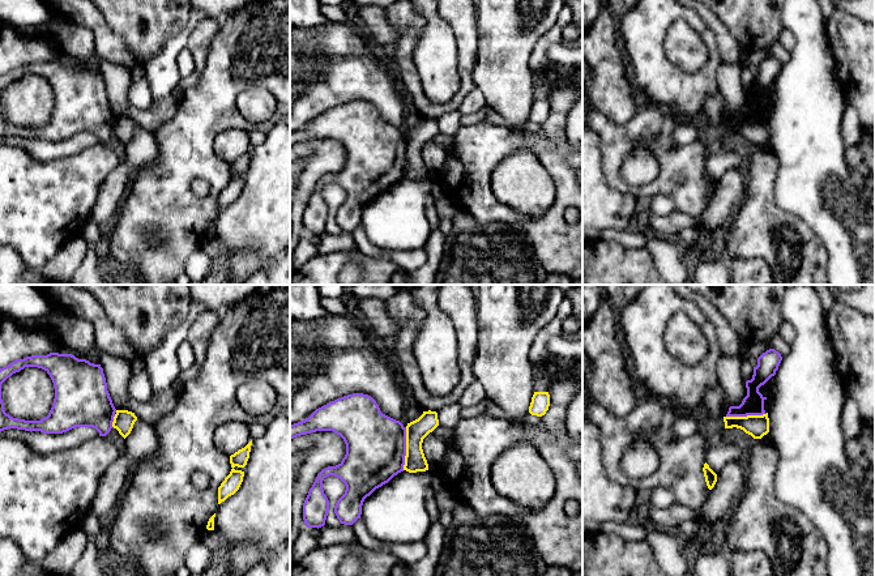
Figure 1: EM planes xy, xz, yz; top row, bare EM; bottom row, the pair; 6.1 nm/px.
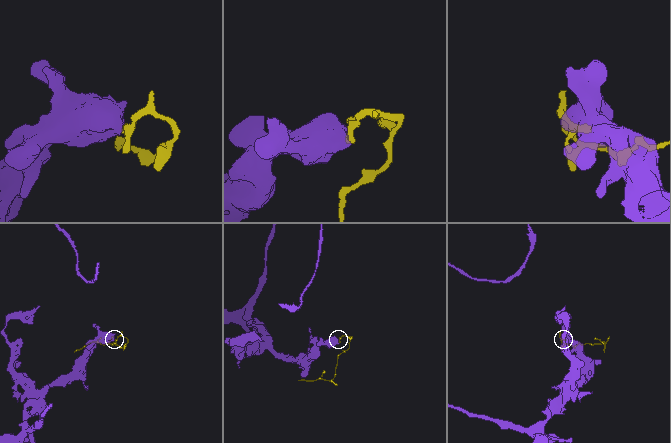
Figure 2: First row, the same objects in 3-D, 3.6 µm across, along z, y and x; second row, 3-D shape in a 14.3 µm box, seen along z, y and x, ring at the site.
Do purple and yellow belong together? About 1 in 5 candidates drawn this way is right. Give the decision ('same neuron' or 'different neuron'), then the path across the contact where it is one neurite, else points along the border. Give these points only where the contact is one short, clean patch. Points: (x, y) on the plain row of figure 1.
different neuron; border xz (406, 135), (406, 162), (402, 176)

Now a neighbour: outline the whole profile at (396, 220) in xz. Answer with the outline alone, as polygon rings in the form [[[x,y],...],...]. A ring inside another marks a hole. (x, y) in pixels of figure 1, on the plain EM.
[[[404,178],[376,196],[362,213],[360,226],[368,240],[388,252],[423,248],[431,234],[426,214],[428,195],[432,195],[430,179]]]

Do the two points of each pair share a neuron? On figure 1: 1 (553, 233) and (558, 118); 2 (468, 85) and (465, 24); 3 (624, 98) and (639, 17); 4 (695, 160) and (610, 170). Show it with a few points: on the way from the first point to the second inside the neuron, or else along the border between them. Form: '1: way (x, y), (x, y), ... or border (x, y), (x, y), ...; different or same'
1: way (560, 204), (563, 162), (556, 156), (556, 146); same
2: way (465, 69), (465, 39); same
3: border (630, 80), (639, 98); different
4: way (673, 179), (652, 190), (630, 190); same

